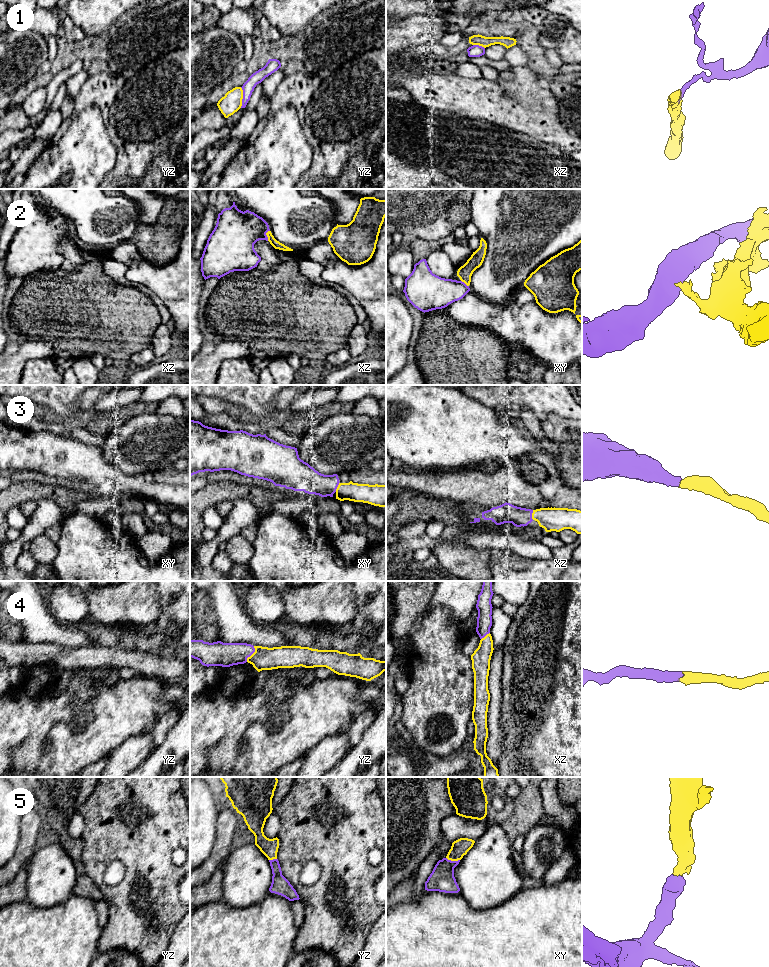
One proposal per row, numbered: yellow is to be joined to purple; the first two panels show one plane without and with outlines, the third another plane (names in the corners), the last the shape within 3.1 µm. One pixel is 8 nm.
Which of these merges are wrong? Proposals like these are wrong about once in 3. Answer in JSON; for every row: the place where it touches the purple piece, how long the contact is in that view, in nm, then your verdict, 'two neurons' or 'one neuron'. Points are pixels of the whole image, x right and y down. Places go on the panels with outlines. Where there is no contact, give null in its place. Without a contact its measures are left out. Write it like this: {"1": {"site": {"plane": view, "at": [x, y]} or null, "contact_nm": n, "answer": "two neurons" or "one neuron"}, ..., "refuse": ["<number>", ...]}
{"1": {"site": {"plane": "yz", "at": [243, 97]}, "contact_nm": 170, "answer": "two neurons"}, "2": {"site": {"plane": "xz", "at": [266, 235]}, "contact_nm": 90, "answer": "one neuron"}, "3": {"site": {"plane": "xz", "at": [531, 515]}, "contact_nm": 80, "answer": "one neuron"}, "4": {"site": {"plane": "yz", "at": [251, 654]}, "contact_nm": 140, "answer": "one neuron"}, "5": {"site": {"plane": "xy", "at": [453, 861]}, "contact_nm": 110, "answer": "one neuron"}, "refuse": ["1"]}

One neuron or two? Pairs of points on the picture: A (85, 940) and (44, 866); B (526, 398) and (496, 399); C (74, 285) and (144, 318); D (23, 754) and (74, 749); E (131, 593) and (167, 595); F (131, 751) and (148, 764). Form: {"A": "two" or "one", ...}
{"A": "two", "B": "one", "C": "one", "D": "two", "E": "two", "F": "two"}

